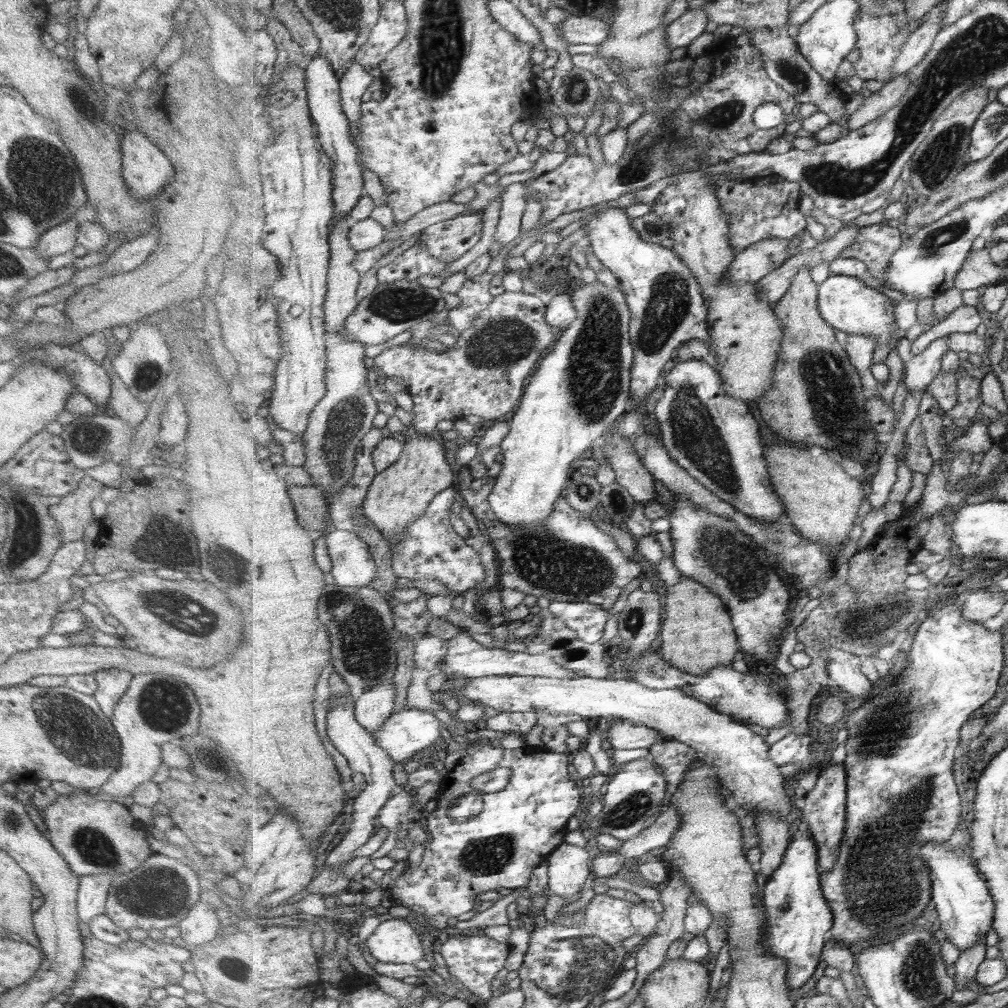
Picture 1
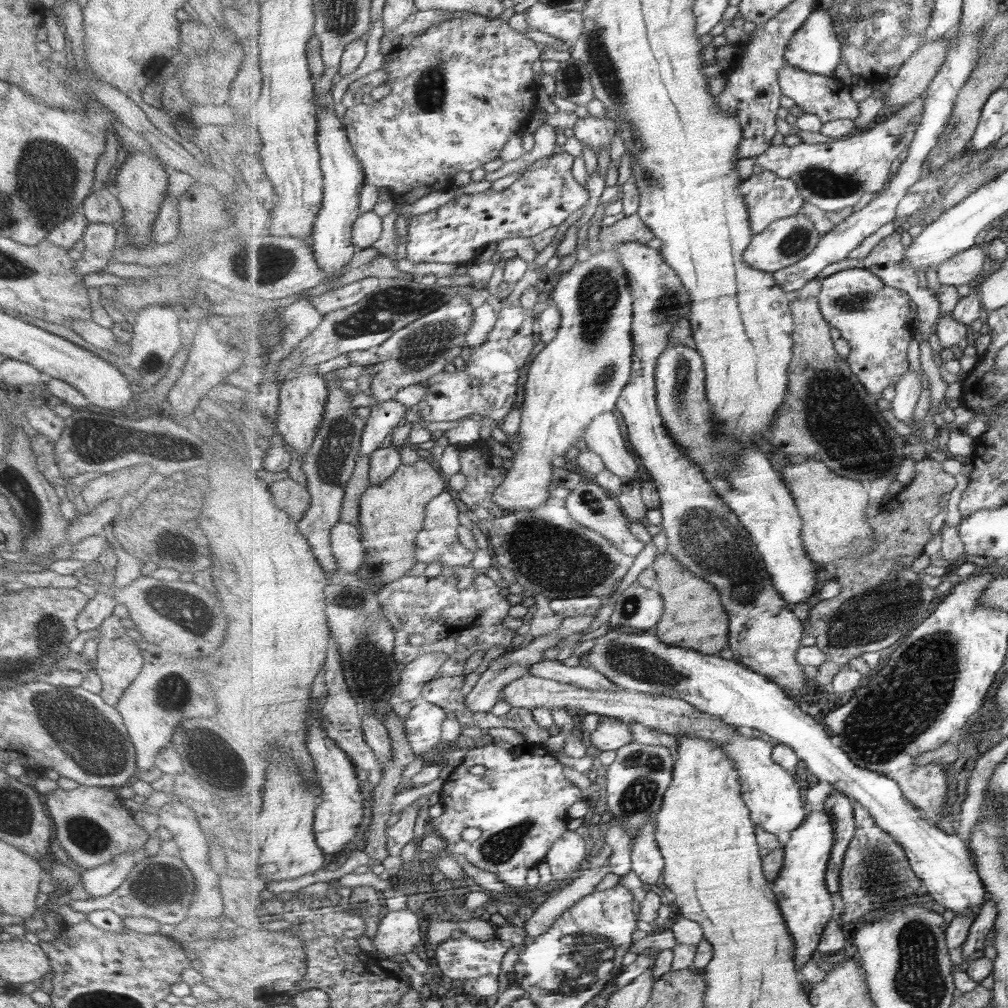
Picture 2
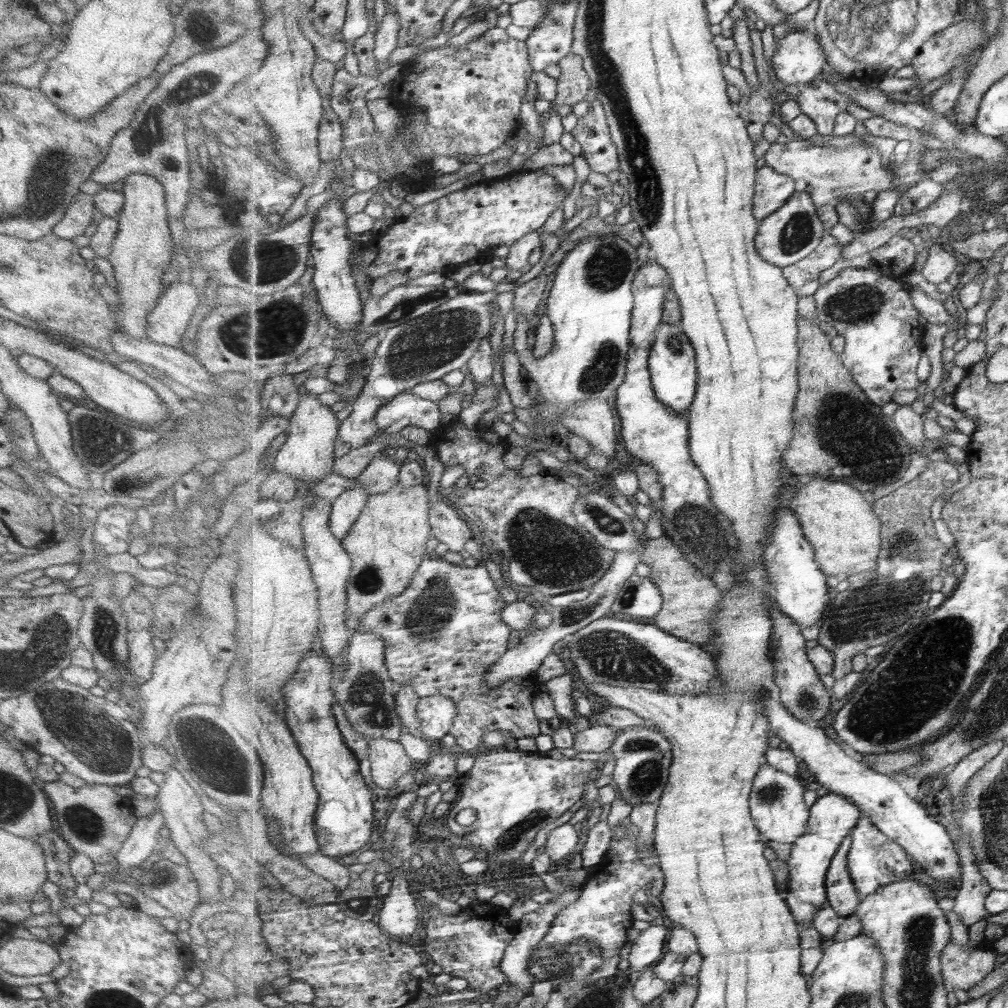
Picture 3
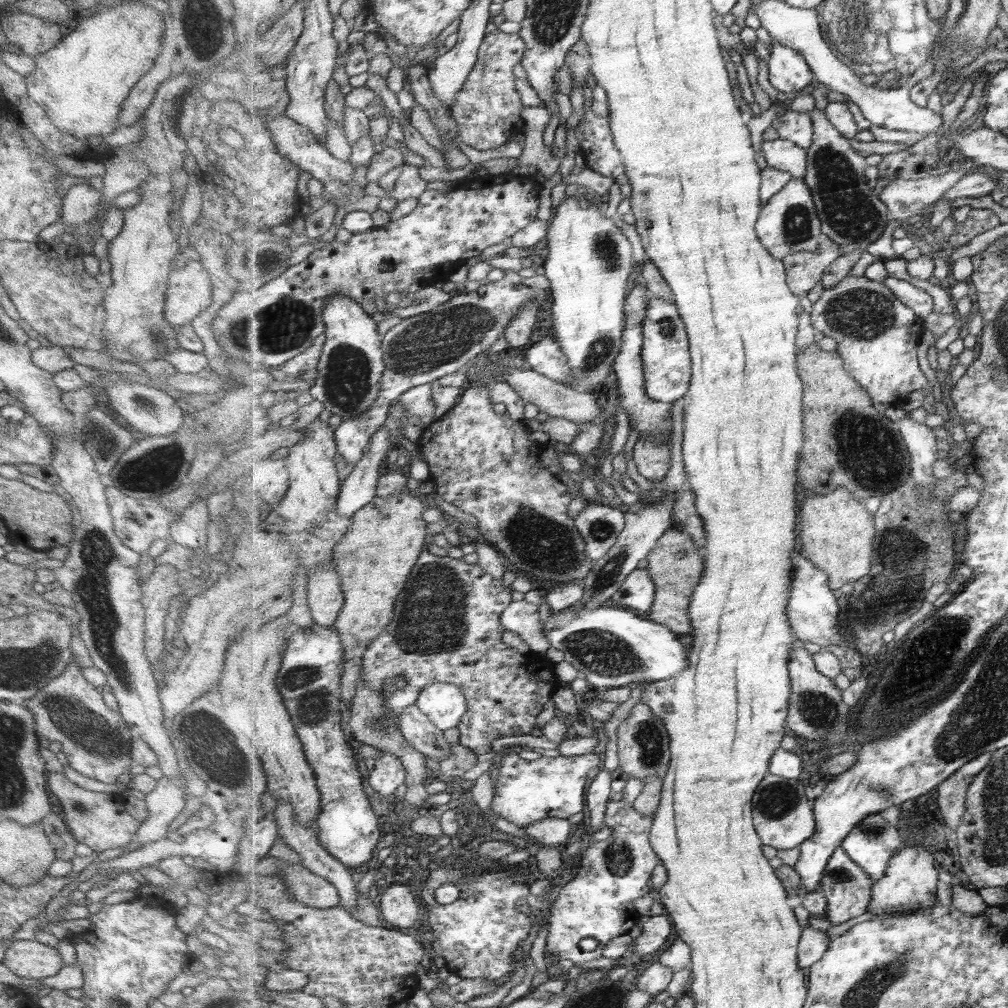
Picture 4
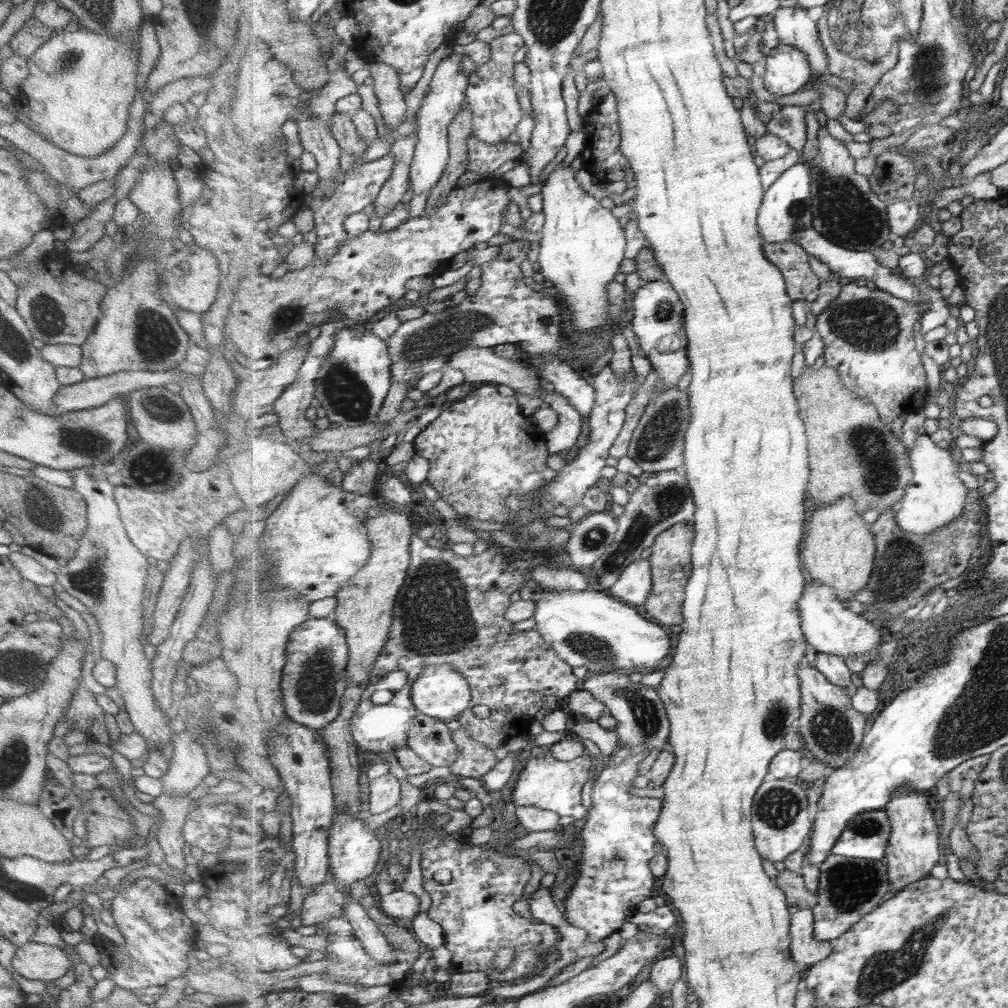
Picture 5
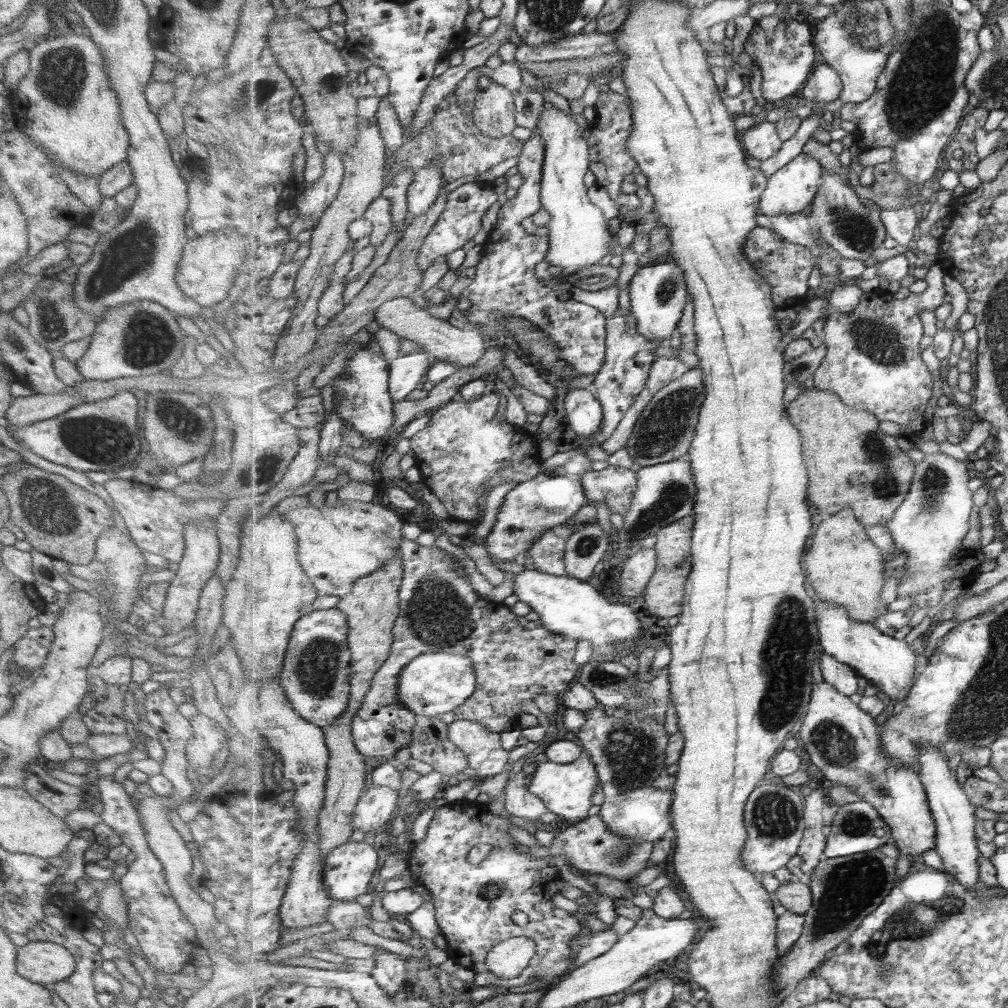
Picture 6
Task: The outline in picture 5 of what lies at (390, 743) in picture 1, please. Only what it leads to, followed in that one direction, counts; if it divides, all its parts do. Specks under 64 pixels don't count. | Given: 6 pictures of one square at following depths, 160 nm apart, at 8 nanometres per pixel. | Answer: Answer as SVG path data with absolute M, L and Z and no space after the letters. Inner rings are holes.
M435 665L424 670L424 673L412 684L414 706L417 711L441 722L459 720L460 716L472 706L472 686L468 678L453 665Z

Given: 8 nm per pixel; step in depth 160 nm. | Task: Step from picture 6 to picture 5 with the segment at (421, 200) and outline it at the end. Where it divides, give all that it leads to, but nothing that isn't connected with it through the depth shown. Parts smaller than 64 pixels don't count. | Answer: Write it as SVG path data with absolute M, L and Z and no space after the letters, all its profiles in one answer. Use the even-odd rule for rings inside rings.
M446 57L439 63L429 84L430 90L424 96L423 103L417 111L418 129L416 133L419 140L410 170L410 189L415 196L430 192L436 186L443 178L450 159L449 125L461 112L470 85L470 77L465 76L461 71L459 60L451 60Z

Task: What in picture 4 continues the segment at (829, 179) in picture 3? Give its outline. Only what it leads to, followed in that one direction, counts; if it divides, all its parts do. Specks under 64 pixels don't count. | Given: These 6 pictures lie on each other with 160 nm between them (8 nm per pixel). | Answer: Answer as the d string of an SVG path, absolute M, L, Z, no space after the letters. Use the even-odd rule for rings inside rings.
M779 137L765 141L762 144L762 152L767 166L790 172L793 177L803 180L808 173L808 150L797 146L797 143ZM966 157L965 162L961 166L952 167L946 173L937 176L931 175L918 180L895 180L879 195L883 201L887 202L888 209L892 211L893 220L910 224L920 214L925 213L926 210L930 210L939 199L943 199L945 194L951 190L951 187L955 186L966 174L986 169L985 166L979 165L978 167L978 165L978 161Z

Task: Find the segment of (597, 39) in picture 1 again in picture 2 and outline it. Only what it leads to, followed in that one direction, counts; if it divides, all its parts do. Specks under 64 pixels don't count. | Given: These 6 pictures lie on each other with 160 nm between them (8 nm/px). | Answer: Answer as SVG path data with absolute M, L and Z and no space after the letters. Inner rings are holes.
M537 1L526 11L526 22L537 31L573 44L583 36L585 19L581 11L562 11L558 7Z

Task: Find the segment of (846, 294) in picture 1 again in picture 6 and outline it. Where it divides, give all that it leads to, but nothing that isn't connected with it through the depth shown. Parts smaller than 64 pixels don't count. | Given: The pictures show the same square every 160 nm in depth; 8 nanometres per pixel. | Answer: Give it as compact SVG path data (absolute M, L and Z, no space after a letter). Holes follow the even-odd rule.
M935 265L925 280L928 287L921 294L911 294L904 300L893 298L893 294L879 289L862 294L857 308L851 313L830 312L823 328L823 342L826 344L826 356L814 373L816 388L832 390L837 396L855 410L867 410L880 420L890 420L903 428L915 419L921 418L933 398L933 372L927 370L927 364L921 358L921 341L923 336L922 314L924 311L933 313L945 302L945 271Z

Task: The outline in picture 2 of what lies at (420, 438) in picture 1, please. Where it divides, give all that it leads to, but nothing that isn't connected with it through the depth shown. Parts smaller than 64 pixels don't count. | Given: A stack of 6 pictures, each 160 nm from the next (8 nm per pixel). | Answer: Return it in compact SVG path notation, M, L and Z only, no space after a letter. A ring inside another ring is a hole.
M421 456L413 465L400 469L381 484L371 484L360 500L360 532L366 553L358 576L366 588L378 592L382 587L406 577L417 564L418 534L423 530L425 507L445 490L449 490L448 477L437 463Z

